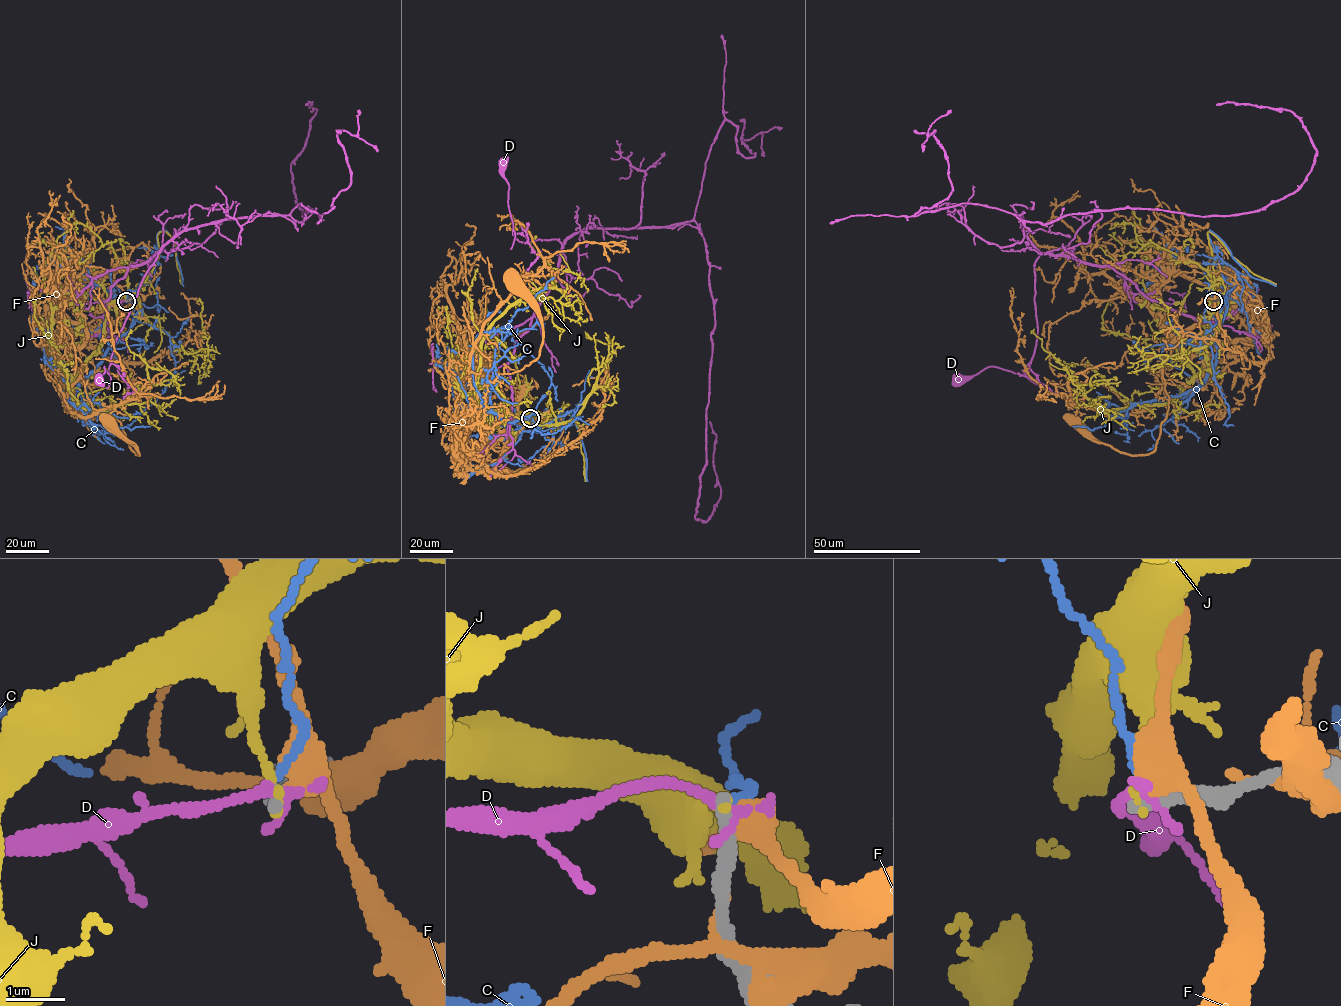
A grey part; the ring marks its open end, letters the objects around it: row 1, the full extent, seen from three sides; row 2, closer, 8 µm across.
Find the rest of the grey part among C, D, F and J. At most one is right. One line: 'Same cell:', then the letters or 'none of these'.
Same cell: none of these

